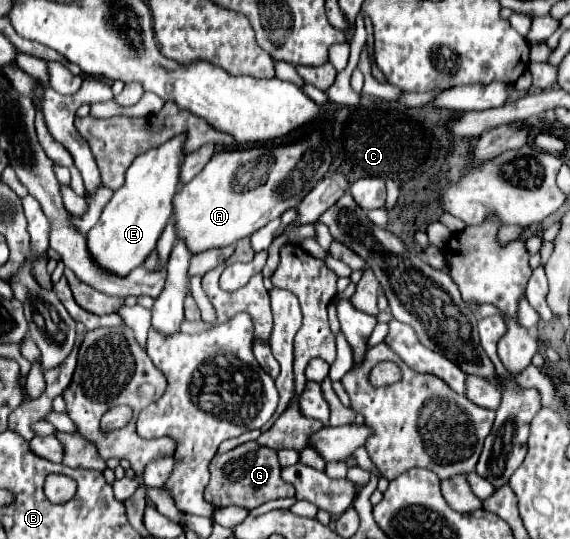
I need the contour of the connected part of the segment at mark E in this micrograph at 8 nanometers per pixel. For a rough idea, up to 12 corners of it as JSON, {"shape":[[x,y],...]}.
{"shape":[[185,135],[139,155],[93,229],[91,259],[125,277],[173,213]]}

